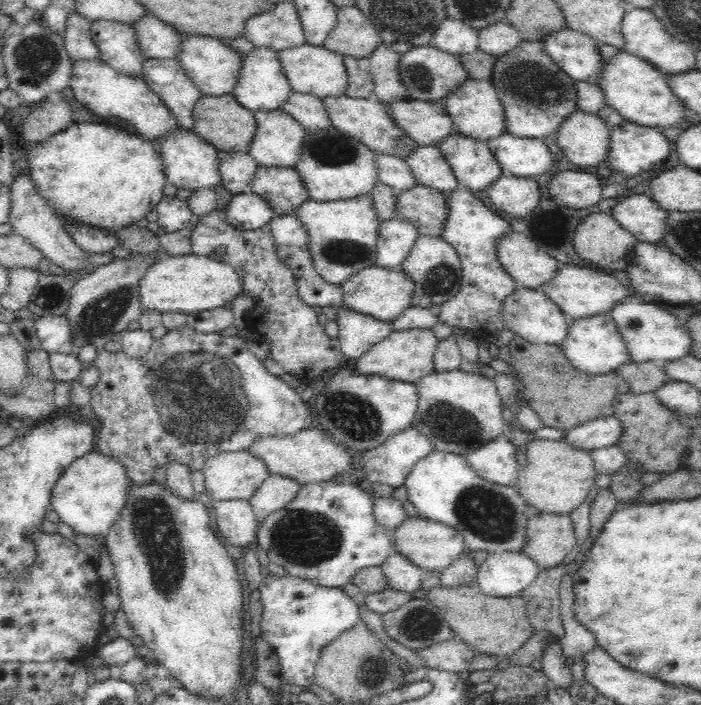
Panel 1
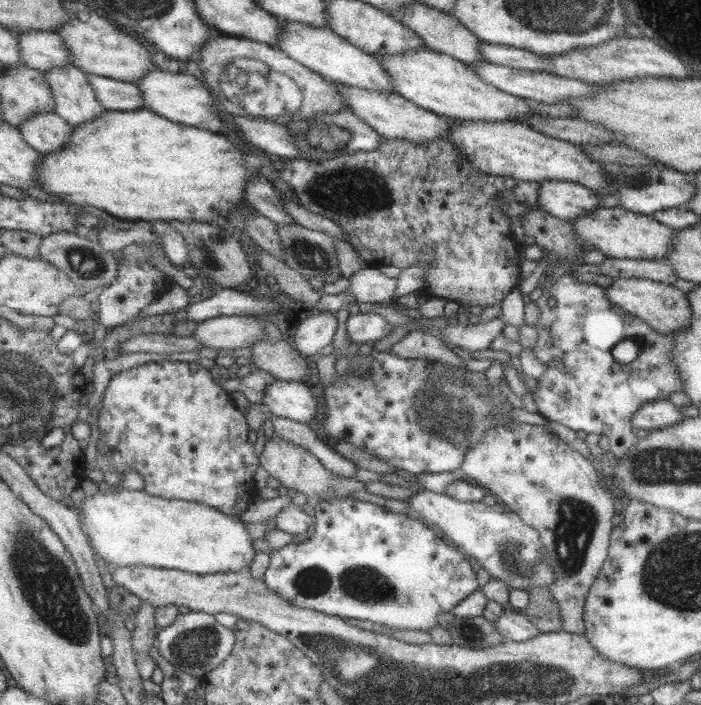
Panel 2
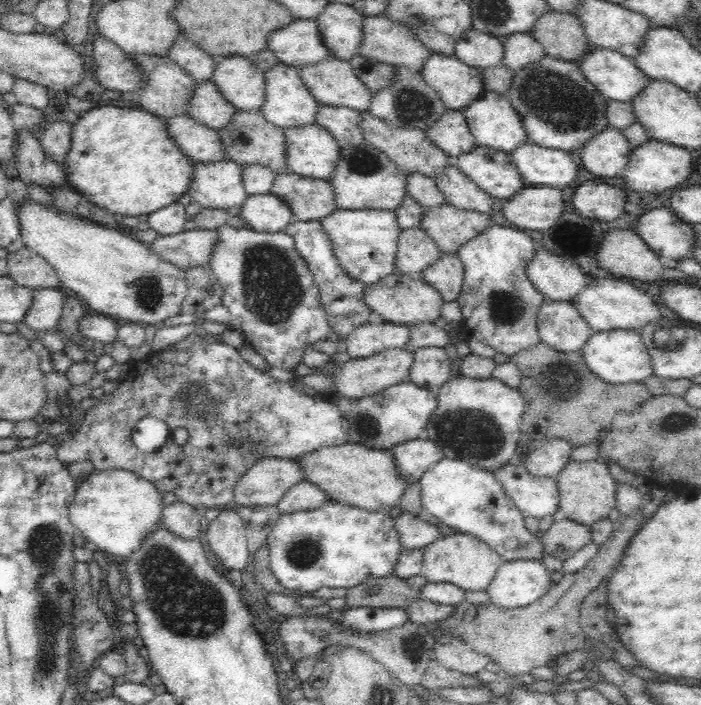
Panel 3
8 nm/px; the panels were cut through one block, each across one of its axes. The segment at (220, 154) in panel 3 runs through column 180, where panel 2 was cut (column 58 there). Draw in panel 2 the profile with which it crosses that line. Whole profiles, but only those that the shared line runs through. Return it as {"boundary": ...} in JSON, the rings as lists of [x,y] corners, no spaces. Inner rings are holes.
{"boundary":[[[37,112],[27,118],[21,126],[23,140],[39,154],[53,154],[61,150],[73,134],[73,126],[55,112]]]}

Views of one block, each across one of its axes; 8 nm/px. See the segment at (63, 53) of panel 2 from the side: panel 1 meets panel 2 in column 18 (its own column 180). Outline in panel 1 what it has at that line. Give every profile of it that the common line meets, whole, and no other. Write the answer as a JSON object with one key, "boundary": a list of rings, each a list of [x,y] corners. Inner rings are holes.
{"boundary":[[[144,14],[140,20],[132,24],[136,38],[138,38],[138,48],[144,58],[148,60],[176,60],[182,34],[176,32],[174,26],[162,22],[160,18],[152,14]]]}

